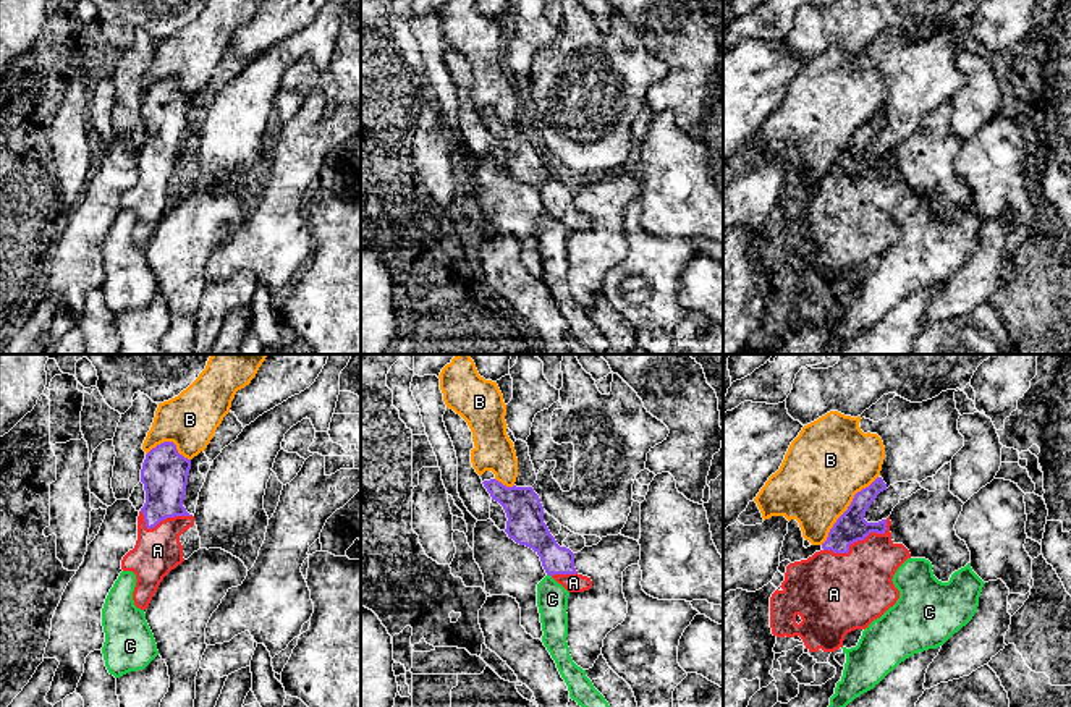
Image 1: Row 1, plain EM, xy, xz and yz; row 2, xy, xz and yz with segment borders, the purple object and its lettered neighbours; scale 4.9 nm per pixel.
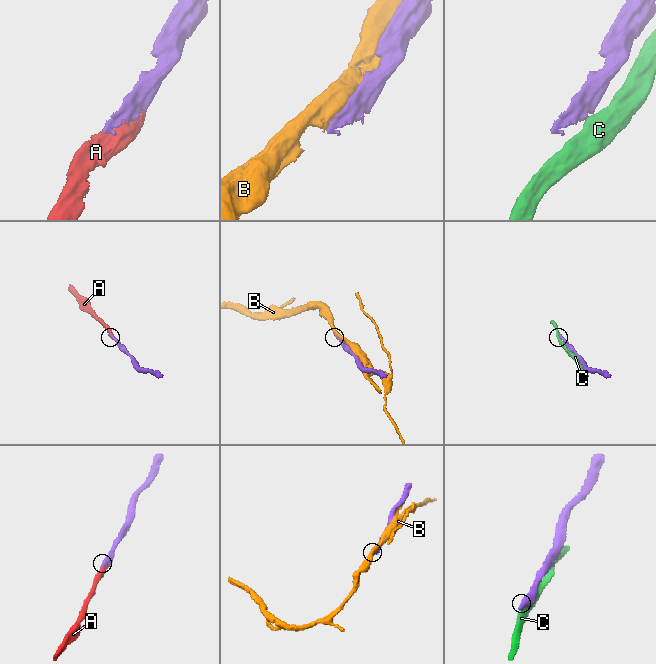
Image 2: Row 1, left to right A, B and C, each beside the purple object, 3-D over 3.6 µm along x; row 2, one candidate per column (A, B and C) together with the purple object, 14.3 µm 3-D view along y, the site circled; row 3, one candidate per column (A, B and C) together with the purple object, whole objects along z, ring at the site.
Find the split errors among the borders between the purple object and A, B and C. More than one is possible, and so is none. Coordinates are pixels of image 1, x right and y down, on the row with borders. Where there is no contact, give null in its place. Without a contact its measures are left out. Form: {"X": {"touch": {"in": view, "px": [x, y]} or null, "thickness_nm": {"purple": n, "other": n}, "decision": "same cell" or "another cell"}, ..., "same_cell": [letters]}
{"A": {"touch": {"in": "yz", "px": [858, 539]}, "thickness_nm": {"purple": 150, "other": 360}, "decision": "same cell"}, "B": {"touch": {"in": "yz", "px": [848, 508]}, "thickness_nm": {"purple": 150, "other": 400}, "decision": "another cell"}, "C": {"touch": {"in": "xz", "px": [549, 575]}, "thickness_nm": {"purple": 160, "other": 160}, "decision": "another cell"}, "same_cell": ["A"]}

